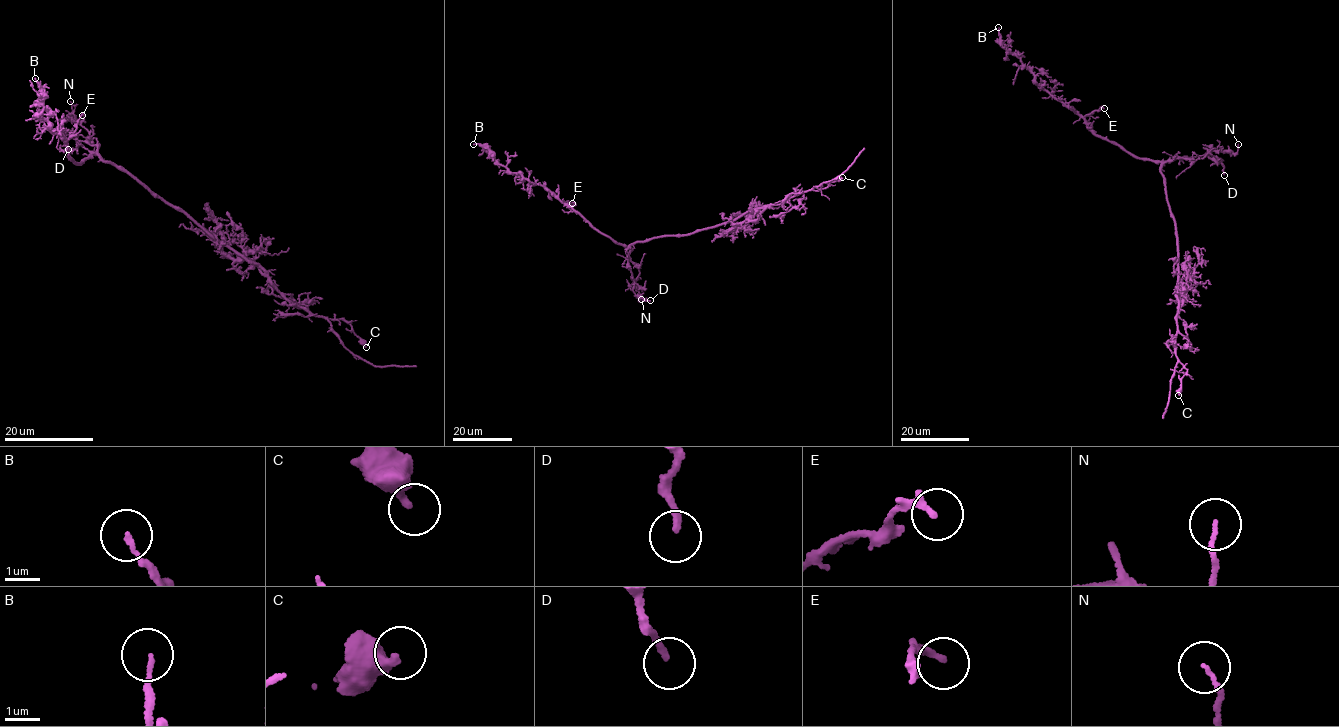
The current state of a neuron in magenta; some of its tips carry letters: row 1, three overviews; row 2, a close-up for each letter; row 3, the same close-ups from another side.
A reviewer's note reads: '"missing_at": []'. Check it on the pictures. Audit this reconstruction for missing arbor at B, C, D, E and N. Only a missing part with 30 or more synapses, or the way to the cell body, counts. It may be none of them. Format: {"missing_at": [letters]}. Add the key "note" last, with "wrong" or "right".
{"missing_at": [], "note": "right"}

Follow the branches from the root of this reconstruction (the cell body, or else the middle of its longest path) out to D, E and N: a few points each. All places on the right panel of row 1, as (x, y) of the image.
D: (1167, 199), (1160, 172), (1164, 161), (1211, 155), (1224, 167), (1224, 175)
E: (1167, 199), (1160, 162), (1137, 158), (1101, 138), (1088, 127), (1085, 117), (1104, 108)
N: (1167, 199), (1160, 173), (1164, 163), (1178, 157), (1201, 158), (1213, 150), (1234, 154), (1238, 144)

